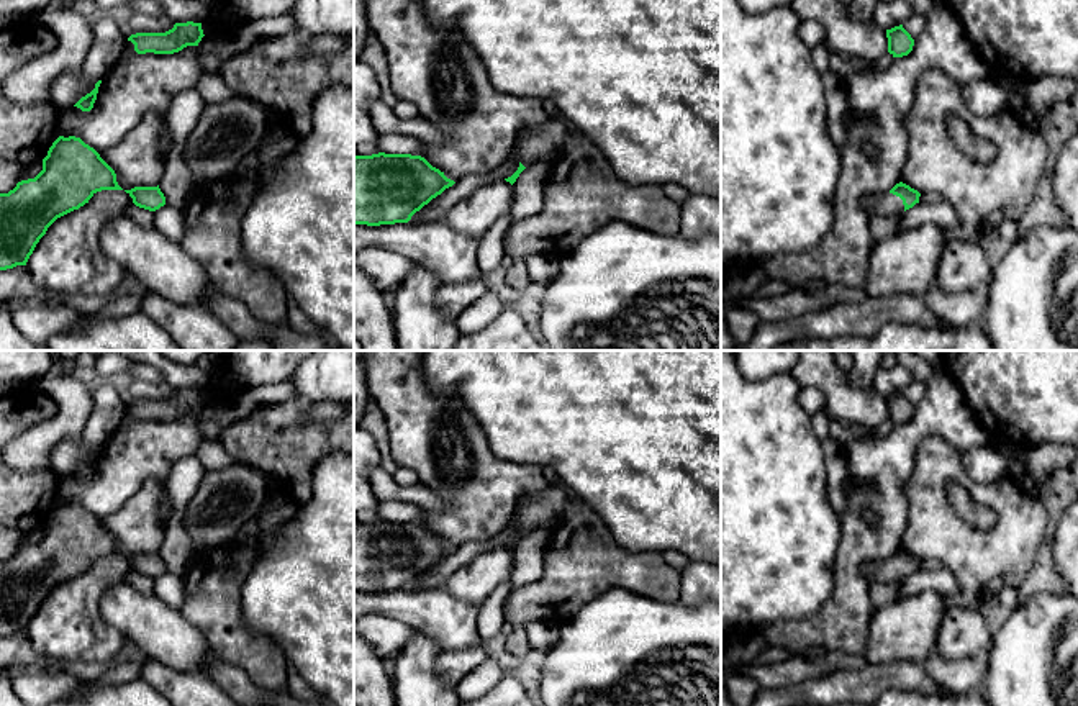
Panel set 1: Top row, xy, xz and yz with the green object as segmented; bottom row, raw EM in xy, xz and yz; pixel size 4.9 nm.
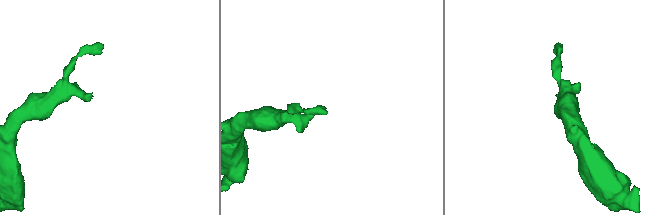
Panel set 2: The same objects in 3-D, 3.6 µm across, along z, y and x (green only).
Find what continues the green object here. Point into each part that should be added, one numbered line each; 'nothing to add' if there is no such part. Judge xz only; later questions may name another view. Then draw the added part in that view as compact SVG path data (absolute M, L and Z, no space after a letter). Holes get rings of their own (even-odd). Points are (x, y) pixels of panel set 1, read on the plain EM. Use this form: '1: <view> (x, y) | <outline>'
1: xz (544, 508) | M555 483L521 498L518 505L519 529L528 534L537 527L554 529L565 509L568 495Z

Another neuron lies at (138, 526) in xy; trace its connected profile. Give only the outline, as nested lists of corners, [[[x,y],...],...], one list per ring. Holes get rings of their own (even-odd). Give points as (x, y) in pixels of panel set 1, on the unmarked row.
[[[149,478],[120,509],[98,521],[115,537],[118,552],[131,557],[161,550],[165,518],[165,488],[159,480]]]

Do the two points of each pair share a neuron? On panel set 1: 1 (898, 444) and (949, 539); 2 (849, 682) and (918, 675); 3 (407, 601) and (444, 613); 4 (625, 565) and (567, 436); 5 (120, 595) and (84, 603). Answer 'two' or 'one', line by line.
1: two
2: one
3: one
4: two
5: two

